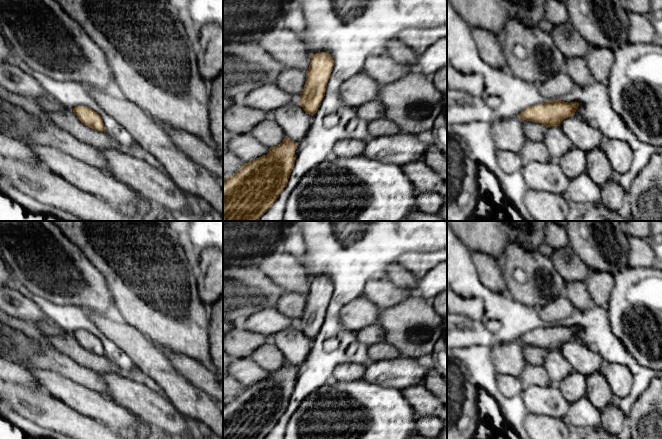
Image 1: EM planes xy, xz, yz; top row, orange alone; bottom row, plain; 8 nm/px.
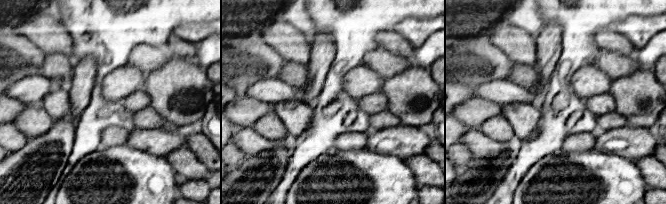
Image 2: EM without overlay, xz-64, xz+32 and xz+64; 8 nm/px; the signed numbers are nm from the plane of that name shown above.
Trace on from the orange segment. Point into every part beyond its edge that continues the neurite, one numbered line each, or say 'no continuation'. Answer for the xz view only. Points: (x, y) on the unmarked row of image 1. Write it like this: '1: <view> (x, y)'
no continuation

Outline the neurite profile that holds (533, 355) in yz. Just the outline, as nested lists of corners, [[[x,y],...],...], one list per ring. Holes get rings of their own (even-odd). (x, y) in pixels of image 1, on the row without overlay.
[[[520,343],[526,363],[532,365],[543,365],[547,351],[536,346]]]

